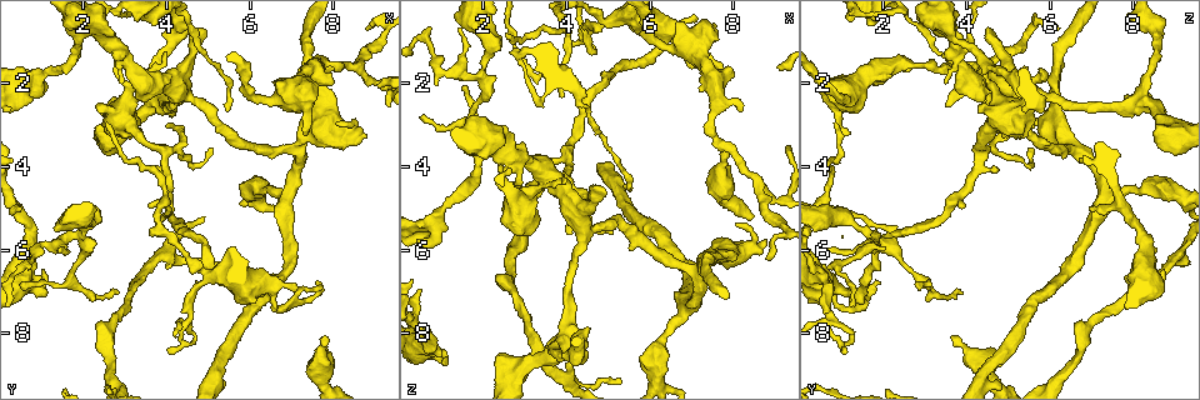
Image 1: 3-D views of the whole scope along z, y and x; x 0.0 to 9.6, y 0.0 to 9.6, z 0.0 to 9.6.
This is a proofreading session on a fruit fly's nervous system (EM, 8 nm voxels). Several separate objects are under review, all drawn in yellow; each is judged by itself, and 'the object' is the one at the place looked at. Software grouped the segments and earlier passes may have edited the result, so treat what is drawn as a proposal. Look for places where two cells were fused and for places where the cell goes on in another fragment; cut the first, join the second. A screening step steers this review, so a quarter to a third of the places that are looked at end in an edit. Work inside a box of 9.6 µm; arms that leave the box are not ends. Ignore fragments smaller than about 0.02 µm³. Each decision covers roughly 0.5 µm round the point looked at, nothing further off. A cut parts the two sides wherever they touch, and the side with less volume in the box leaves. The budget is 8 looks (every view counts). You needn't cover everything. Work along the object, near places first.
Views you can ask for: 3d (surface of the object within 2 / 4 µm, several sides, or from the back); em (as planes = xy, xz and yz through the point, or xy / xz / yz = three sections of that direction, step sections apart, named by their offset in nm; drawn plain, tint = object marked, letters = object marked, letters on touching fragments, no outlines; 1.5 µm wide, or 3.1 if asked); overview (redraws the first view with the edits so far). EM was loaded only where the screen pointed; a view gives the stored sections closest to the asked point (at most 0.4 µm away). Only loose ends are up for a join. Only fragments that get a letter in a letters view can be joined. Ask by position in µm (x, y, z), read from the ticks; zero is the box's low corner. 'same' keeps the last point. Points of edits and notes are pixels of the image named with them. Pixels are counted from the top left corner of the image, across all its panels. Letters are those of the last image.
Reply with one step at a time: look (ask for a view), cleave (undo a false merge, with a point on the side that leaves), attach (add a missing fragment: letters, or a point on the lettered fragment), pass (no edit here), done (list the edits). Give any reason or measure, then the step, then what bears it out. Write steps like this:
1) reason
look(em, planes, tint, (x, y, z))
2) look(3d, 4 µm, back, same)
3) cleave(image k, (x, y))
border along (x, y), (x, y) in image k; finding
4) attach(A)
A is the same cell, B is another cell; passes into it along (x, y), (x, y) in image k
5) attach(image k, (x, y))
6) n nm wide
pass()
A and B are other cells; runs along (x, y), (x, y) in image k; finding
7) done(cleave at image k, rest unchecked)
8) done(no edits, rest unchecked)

branch stops here
look(em, planes, letters, (7.75, 8.10, 3.60))

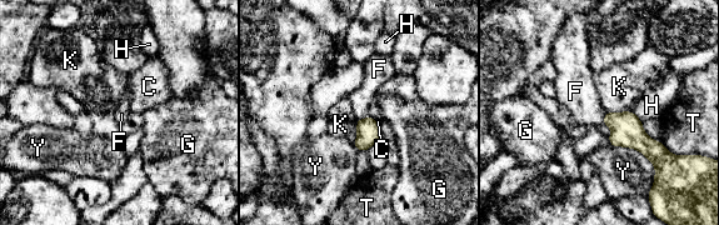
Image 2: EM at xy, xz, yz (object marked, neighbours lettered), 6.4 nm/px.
attach(F)
F is the same cell, C, G, H, K, T and Y are other cells; passes into it along (368, 130), (363, 119), (360, 99) in image 2; the cell continues

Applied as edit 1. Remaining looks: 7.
thin neck
look(em, planes, tint, (1.90, 5.60, 1.80))

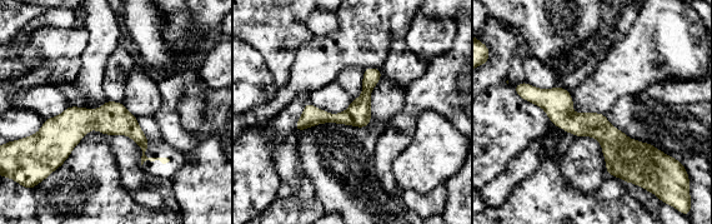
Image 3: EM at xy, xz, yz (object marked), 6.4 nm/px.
what lies round it
look(em, planes, letters, same)

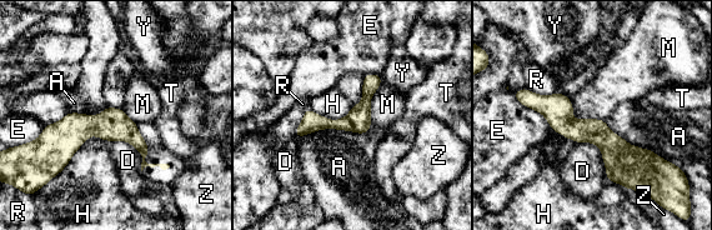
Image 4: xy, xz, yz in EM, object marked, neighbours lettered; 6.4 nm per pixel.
A touches over 460 nm
pass()
A, D, E, H, M, R, T, Y and Z are other cells; border along (105, 140), (91, 135), (50, 180) in image 4; one cell here

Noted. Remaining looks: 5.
abrupt turn
look(em, planes, letters, (6.15, 4.70, 9.10))

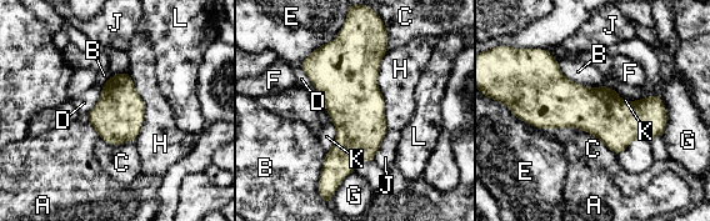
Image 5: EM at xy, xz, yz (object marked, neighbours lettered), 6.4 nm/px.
pass()
A, B, C, D, E, F, G, H, J, K and L are other cells; one cell here

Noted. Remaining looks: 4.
done(attach at image 2, rest unchecked)

